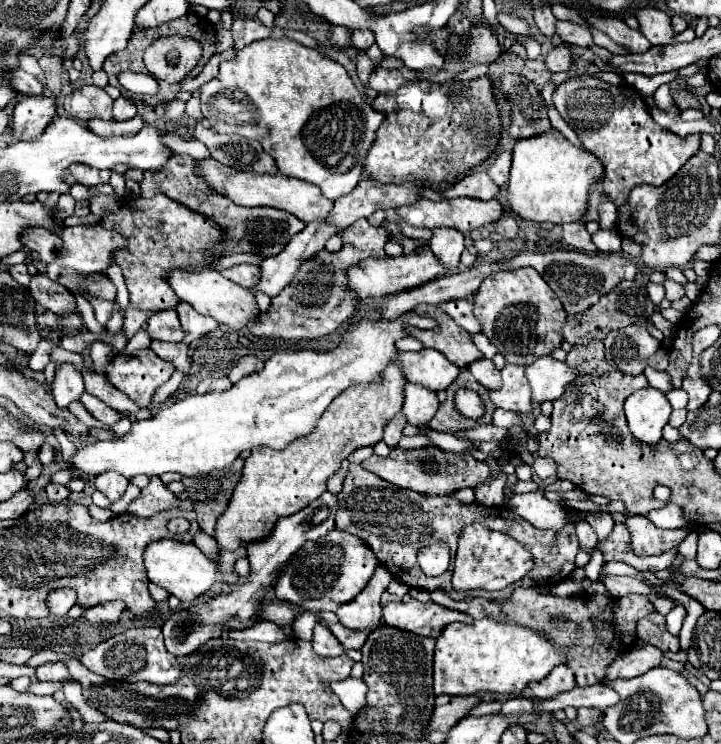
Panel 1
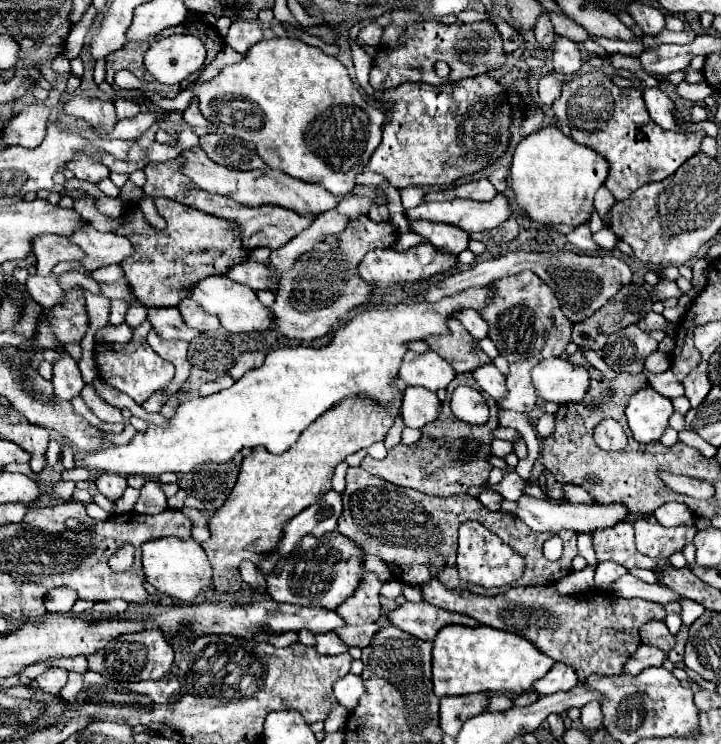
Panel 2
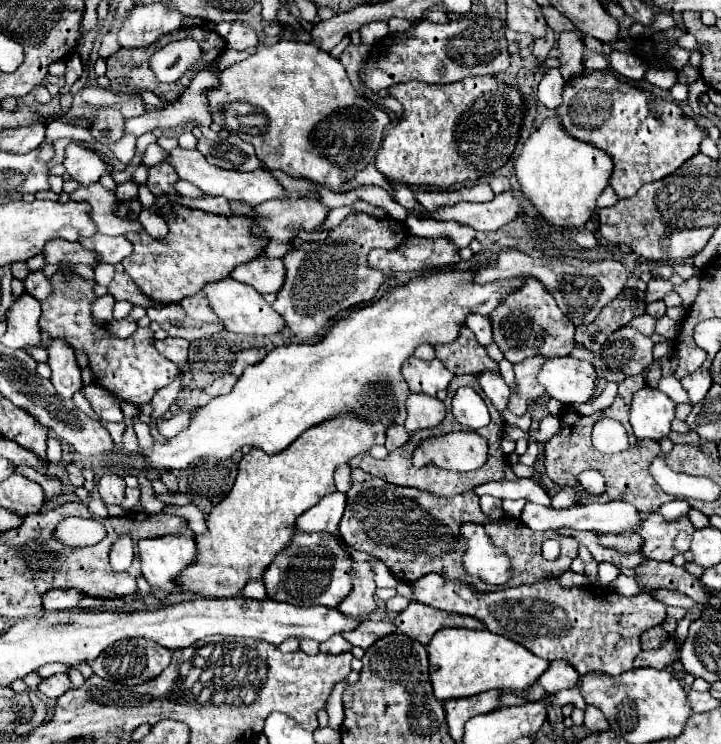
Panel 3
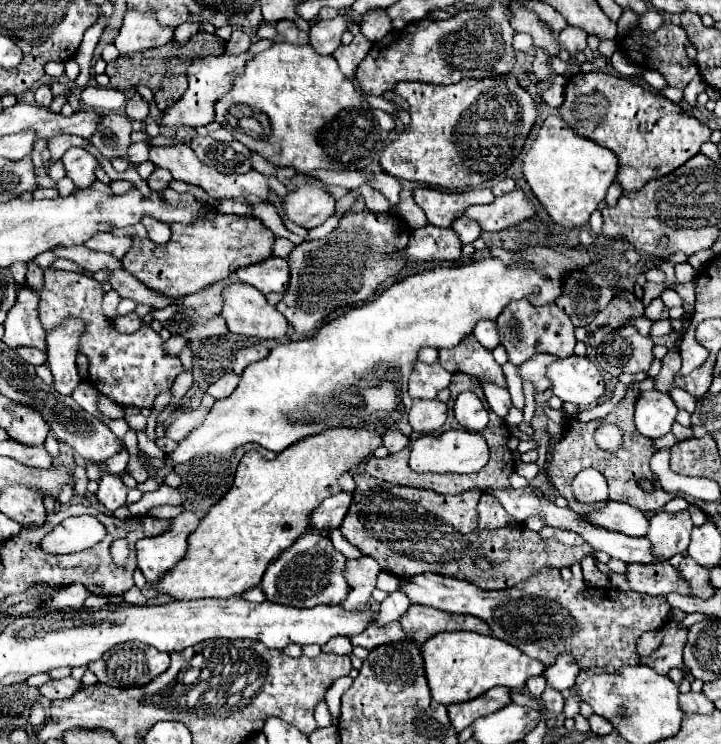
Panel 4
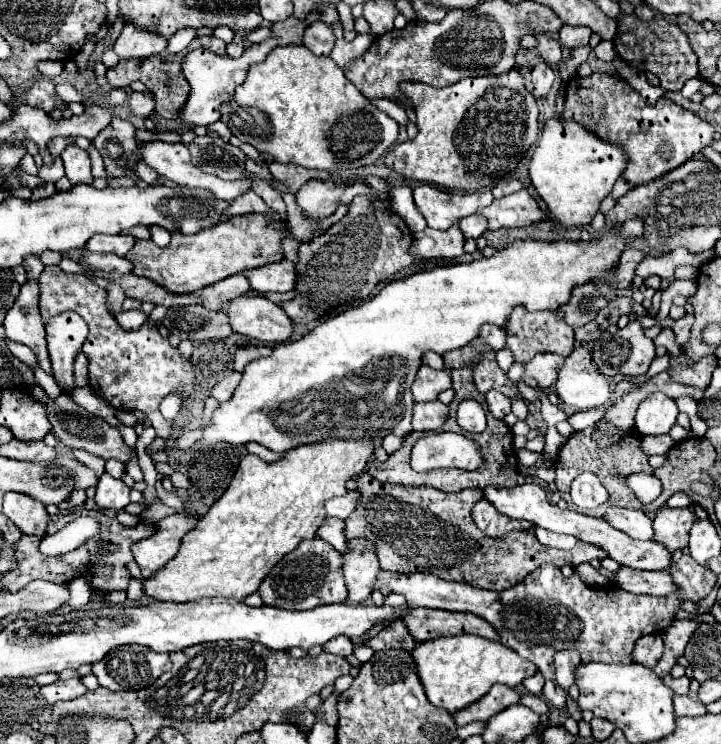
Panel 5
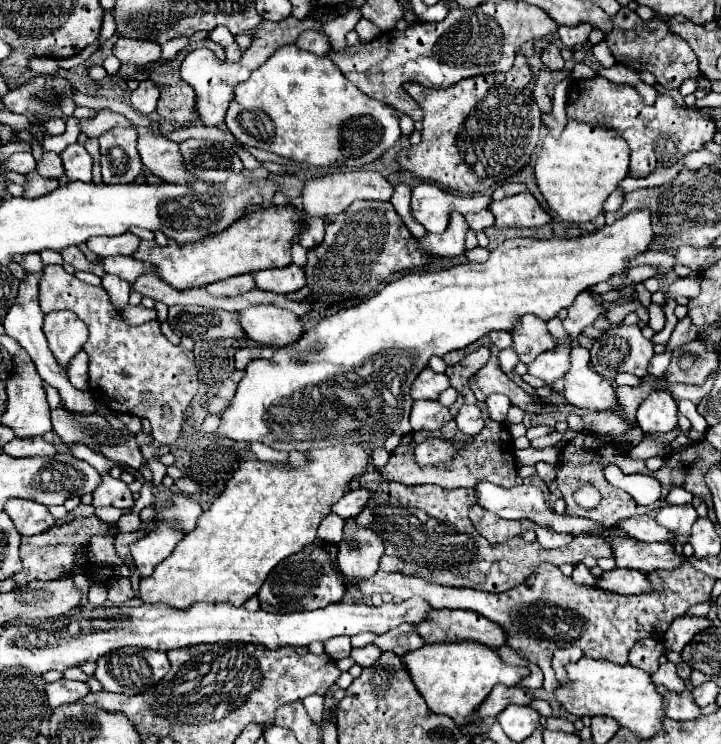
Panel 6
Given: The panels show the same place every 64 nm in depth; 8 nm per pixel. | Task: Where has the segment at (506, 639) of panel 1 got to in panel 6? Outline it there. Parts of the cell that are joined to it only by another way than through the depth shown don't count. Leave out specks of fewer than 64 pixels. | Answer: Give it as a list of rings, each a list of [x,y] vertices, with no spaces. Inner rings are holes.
[[[460,642],[460,644],[430,644],[420,650],[412,650],[402,656],[406,672],[414,682],[416,690],[426,700],[428,708],[434,714],[450,716],[456,726],[466,728],[476,724],[480,718],[474,714],[480,704],[488,698],[490,690],[496,684],[516,686],[524,676],[528,676],[528,668],[508,666],[496,656],[492,648],[484,648],[476,642]]]

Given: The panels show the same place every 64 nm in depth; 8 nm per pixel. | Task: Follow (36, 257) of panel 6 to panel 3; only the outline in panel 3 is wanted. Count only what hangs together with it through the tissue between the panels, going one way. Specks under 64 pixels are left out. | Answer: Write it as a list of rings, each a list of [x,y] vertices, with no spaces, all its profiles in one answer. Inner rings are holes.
[[[40,270],[28,274],[28,278],[24,280],[24,288],[26,288],[28,294],[32,294],[32,296],[34,296],[36,300],[40,300],[40,302],[46,300],[48,294],[50,294],[50,290],[52,290],[52,286],[48,284],[48,278],[46,278],[44,272],[40,272]]]

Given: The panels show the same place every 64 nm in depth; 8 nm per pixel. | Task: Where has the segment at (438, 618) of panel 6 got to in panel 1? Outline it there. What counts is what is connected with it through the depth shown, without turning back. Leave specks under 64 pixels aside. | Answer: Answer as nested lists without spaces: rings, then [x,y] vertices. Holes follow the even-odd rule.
[[[398,602],[398,604],[388,604],[384,608],[384,622],[388,626],[418,634],[418,636],[428,636],[428,638],[438,638],[444,626],[452,622],[466,622],[472,624],[472,618],[468,614],[450,610],[450,608],[440,608],[438,604],[422,604],[422,602]]]

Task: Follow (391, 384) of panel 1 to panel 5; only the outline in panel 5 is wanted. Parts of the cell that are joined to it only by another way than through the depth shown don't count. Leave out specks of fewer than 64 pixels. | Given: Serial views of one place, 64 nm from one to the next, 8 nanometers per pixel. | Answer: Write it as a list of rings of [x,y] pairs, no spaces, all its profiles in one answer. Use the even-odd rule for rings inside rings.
[[[370,438],[364,440],[326,440],[324,444],[310,444],[296,448],[296,452],[286,452],[278,462],[264,462],[254,454],[240,460],[240,466],[226,488],[226,492],[212,504],[206,516],[202,516],[180,544],[180,552],[164,564],[156,574],[144,578],[144,594],[162,602],[194,602],[200,598],[236,598],[244,600],[254,594],[262,584],[264,576],[284,558],[288,552],[298,548],[306,538],[314,538],[320,528],[326,510],[324,502],[336,496],[344,496],[346,482],[360,476],[372,458],[374,444]]]

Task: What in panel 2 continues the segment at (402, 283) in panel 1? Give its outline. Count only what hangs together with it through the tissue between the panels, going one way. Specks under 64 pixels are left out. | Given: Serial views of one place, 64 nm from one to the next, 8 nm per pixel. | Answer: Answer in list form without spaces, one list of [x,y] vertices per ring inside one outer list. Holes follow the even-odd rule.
[[[430,242],[426,244],[416,244],[404,252],[394,252],[392,248],[388,250],[372,250],[364,256],[364,262],[360,264],[358,272],[362,274],[362,278],[376,286],[376,288],[388,288],[388,286],[394,286],[398,282],[418,282],[418,280],[426,280],[426,278],[432,278],[434,274],[440,274],[440,272],[446,272],[450,268],[454,268],[458,264],[458,258],[456,256],[450,256],[448,252],[444,250],[438,250],[434,248]]]

